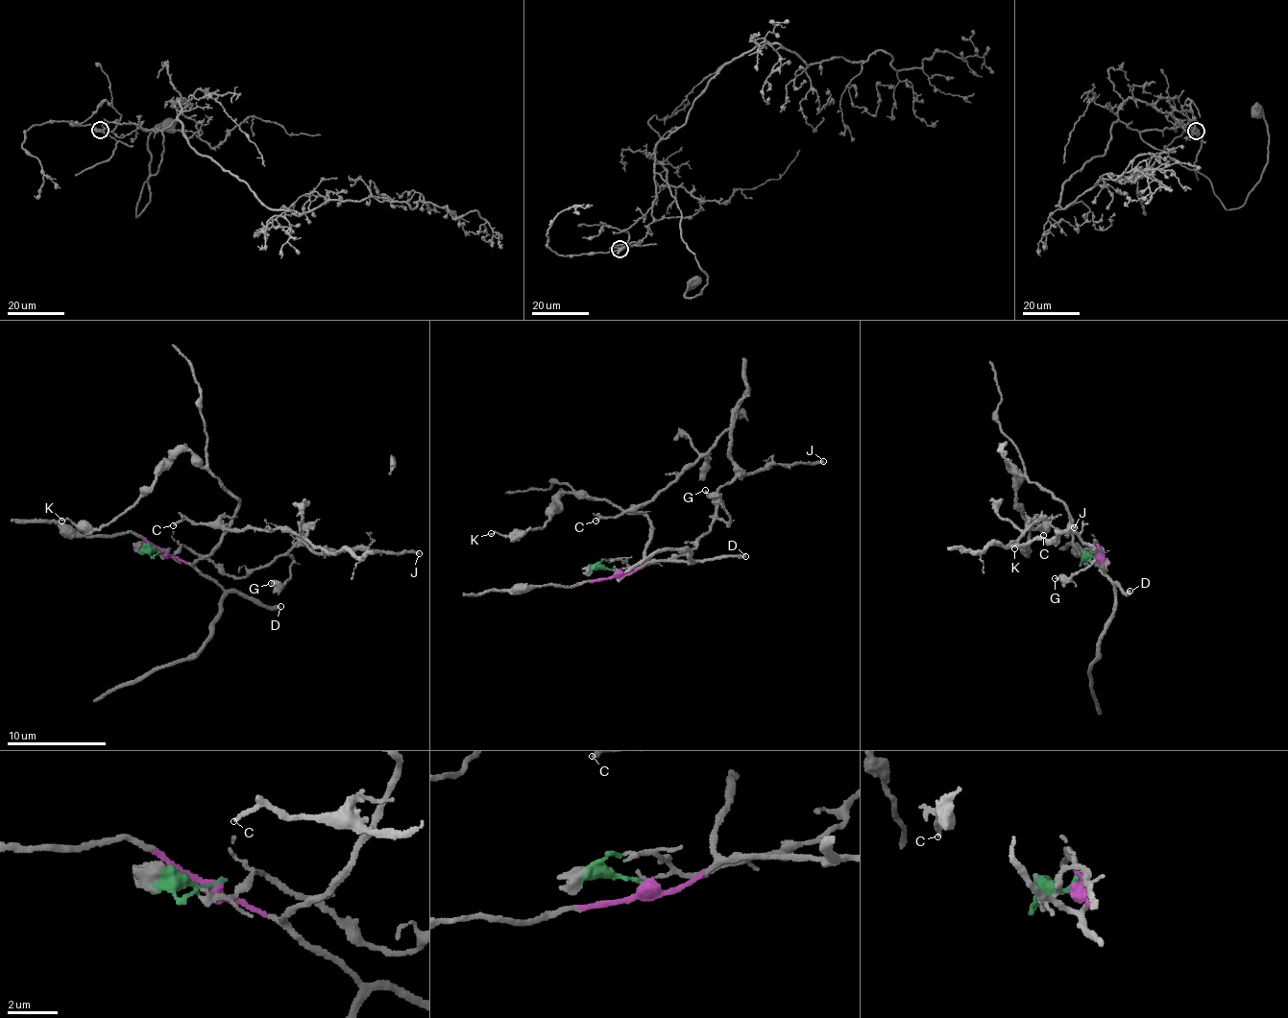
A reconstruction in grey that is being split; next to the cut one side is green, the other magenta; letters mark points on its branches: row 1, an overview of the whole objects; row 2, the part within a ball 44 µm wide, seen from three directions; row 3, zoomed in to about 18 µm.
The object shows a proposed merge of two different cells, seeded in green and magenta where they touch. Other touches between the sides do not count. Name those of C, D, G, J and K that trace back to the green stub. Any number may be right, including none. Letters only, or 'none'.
C, G, J

